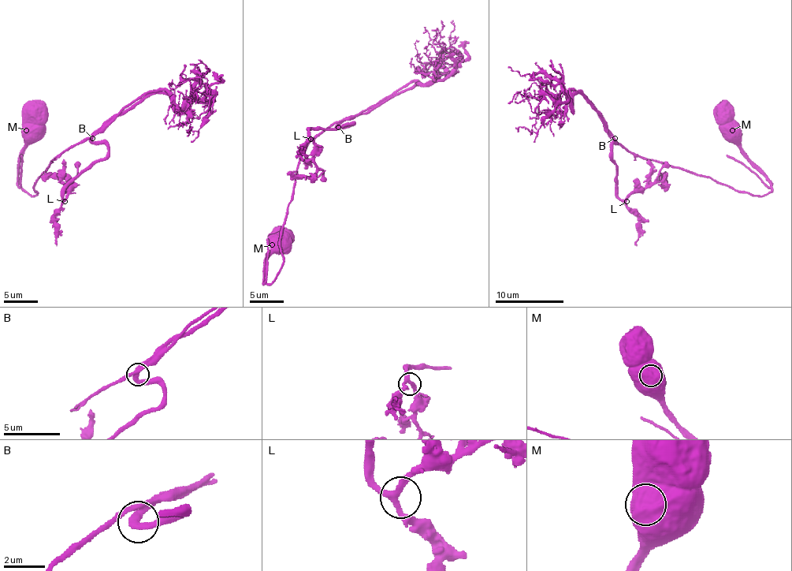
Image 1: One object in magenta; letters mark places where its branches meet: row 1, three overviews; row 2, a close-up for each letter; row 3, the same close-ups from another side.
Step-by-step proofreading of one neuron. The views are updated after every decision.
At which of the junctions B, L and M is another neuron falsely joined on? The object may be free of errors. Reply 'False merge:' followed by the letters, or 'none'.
False merge: M

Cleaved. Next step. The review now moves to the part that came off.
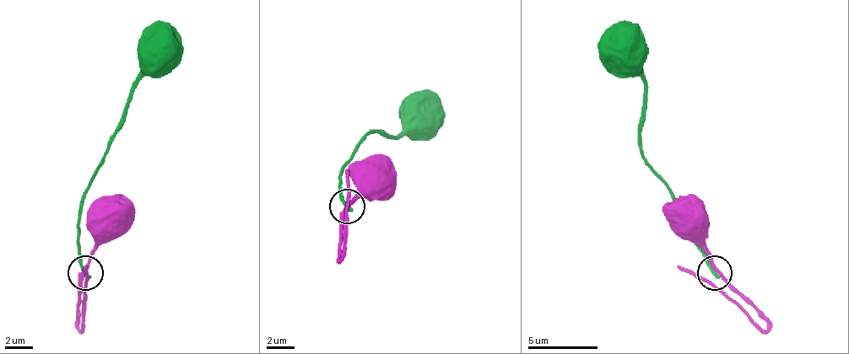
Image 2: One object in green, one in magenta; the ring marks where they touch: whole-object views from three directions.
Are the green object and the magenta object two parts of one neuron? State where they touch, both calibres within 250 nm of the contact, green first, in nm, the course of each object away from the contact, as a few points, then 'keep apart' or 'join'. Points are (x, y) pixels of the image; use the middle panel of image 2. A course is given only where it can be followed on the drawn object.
at (347, 206); 280 nm thick on the green side, 240 nm on the other; green runs (348, 207), (341, 168), (354, 147), (372, 131), (393, 137), (410, 113), (421, 116); magenta runs (348, 207), (375, 183), (382, 172), (379, 172); keep apart

